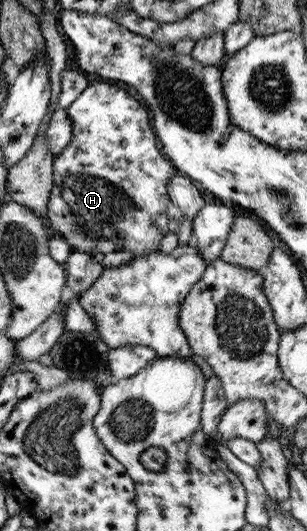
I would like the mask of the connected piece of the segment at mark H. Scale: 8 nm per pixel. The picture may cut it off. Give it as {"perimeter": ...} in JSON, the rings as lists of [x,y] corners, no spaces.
{"perimeter":[[[96,81],[88,83],[86,88],[82,89],[82,93],[65,108],[65,112],[70,123],[72,123],[72,137],[70,137],[67,148],[62,149],[62,152],[54,157],[54,186],[46,212],[49,224],[52,225],[52,231],[60,234],[73,250],[92,255],[104,268],[118,267],[138,255],[146,255],[146,253],[160,250],[162,238],[169,232],[168,215],[166,215],[166,209],[171,204],[167,190],[168,181],[170,181],[170,177],[174,177],[179,172],[173,166],[173,163],[164,156],[159,141],[157,140],[157,134],[154,134],[154,128],[152,123],[150,123],[150,118],[148,118],[148,112],[144,110],[142,104],[136,98],[132,97],[131,93],[118,87],[117,84]]]}

